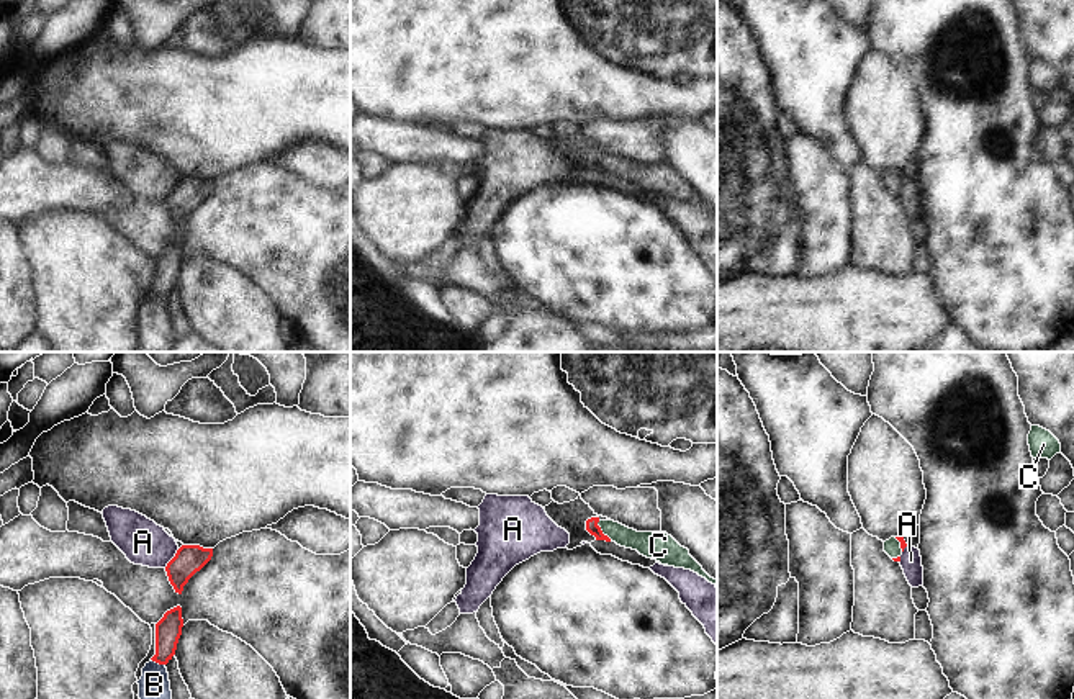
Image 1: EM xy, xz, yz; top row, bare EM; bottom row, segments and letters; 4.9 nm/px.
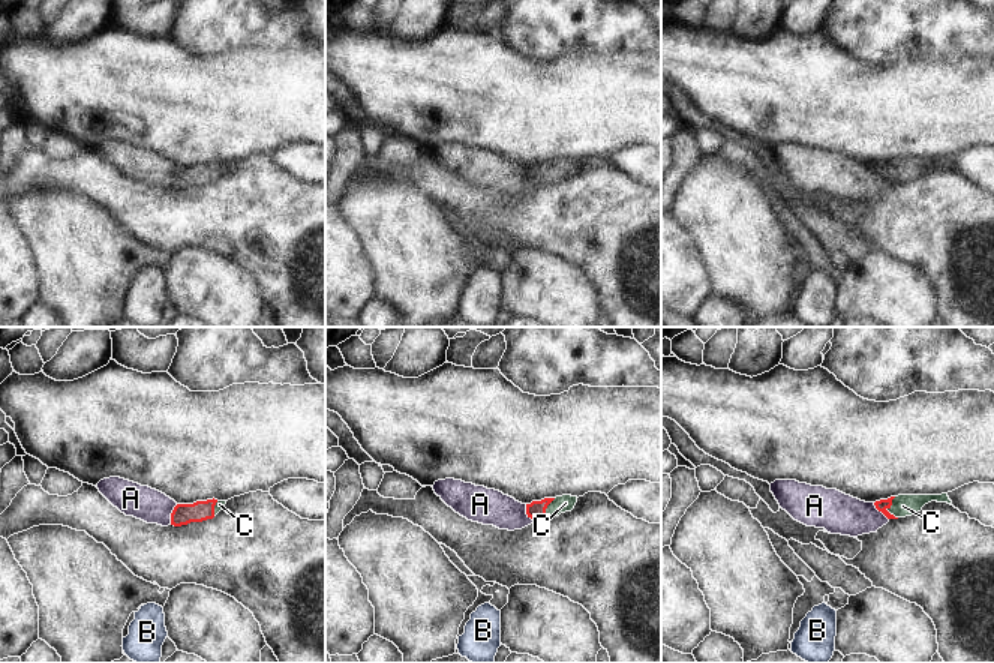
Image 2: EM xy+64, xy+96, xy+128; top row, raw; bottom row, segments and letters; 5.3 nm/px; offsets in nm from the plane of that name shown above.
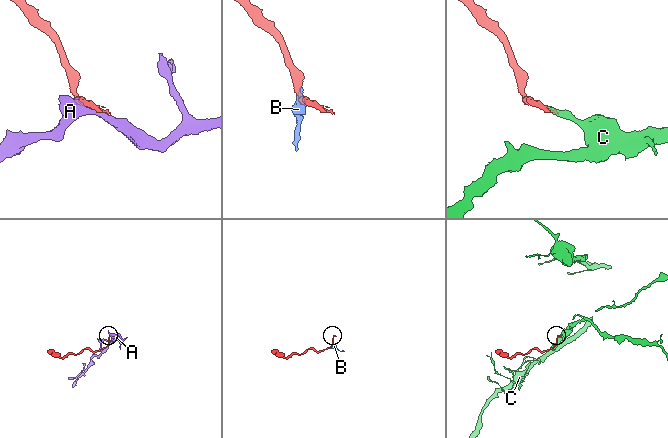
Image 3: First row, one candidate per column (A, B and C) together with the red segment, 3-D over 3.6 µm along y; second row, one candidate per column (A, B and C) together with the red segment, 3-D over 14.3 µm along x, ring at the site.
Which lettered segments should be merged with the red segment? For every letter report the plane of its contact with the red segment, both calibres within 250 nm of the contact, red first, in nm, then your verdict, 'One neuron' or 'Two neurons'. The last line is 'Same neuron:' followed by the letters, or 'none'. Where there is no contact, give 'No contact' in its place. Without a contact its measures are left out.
A: Touches red in xy. Thickness 140 nm (red) against 220 nm. Two neurons
B: Touches red in xy. Thickness 130 nm (red) against 150 nm. Two neurons
C: Touches red in xz. Thickness 60 nm (red) against 130 nm. One neuron
Same neuron: C

